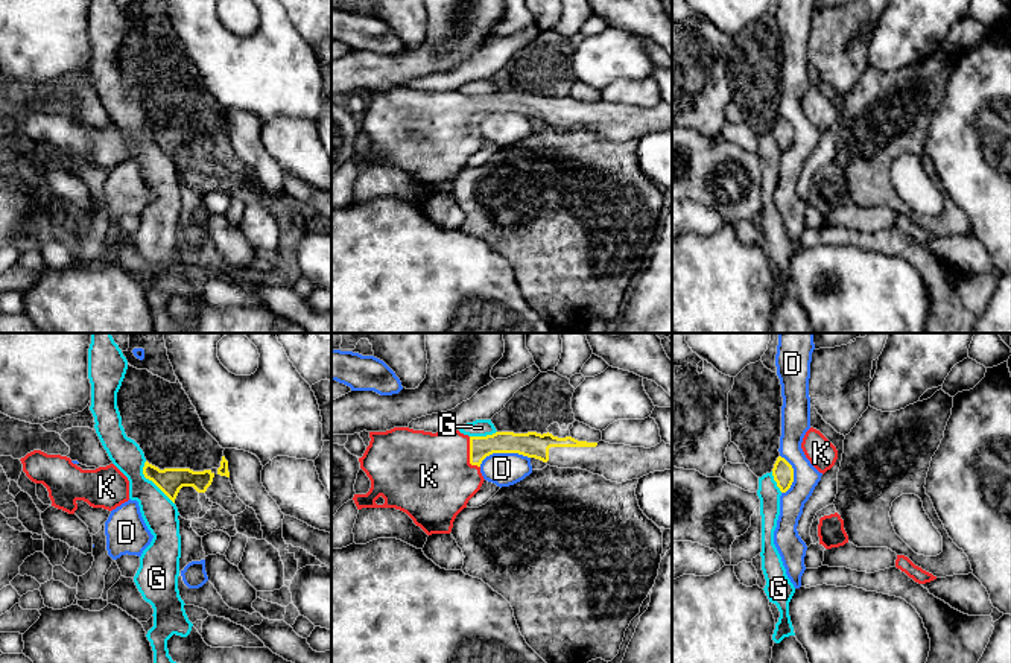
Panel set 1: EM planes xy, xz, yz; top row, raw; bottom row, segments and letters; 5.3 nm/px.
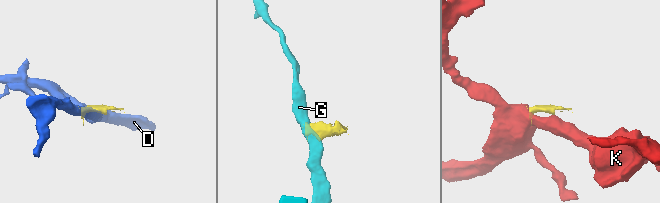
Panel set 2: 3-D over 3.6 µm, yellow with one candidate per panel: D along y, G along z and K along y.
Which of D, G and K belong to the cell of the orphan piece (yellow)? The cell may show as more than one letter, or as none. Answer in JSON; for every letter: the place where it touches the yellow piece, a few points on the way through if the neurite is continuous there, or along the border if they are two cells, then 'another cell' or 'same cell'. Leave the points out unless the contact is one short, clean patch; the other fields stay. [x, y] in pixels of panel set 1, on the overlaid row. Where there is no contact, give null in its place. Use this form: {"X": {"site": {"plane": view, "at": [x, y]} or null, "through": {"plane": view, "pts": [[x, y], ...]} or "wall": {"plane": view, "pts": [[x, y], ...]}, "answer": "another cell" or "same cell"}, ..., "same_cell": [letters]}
{"D": {"site": {"plane": "xz", "at": [503, 452]}, "wall": {"plane": "xz", "pts": [[529, 456], [490, 453], [479, 466]]}, "answer": "another cell"}, "G": {"site": {"plane": "xy", "at": [152, 481]}, "wall": {"plane": "xy", "pts": [[145, 461], [143, 475], [174, 504]]}, "answer": "another cell"}, "K": {"site": {"plane": "xz", "at": [470, 455]}, "through": {"plane": "xz", "pts": [[481, 447], [470, 455], [440, 466], [429, 476]]}, "answer": "same cell"}, "same_cell": ["K"]}

